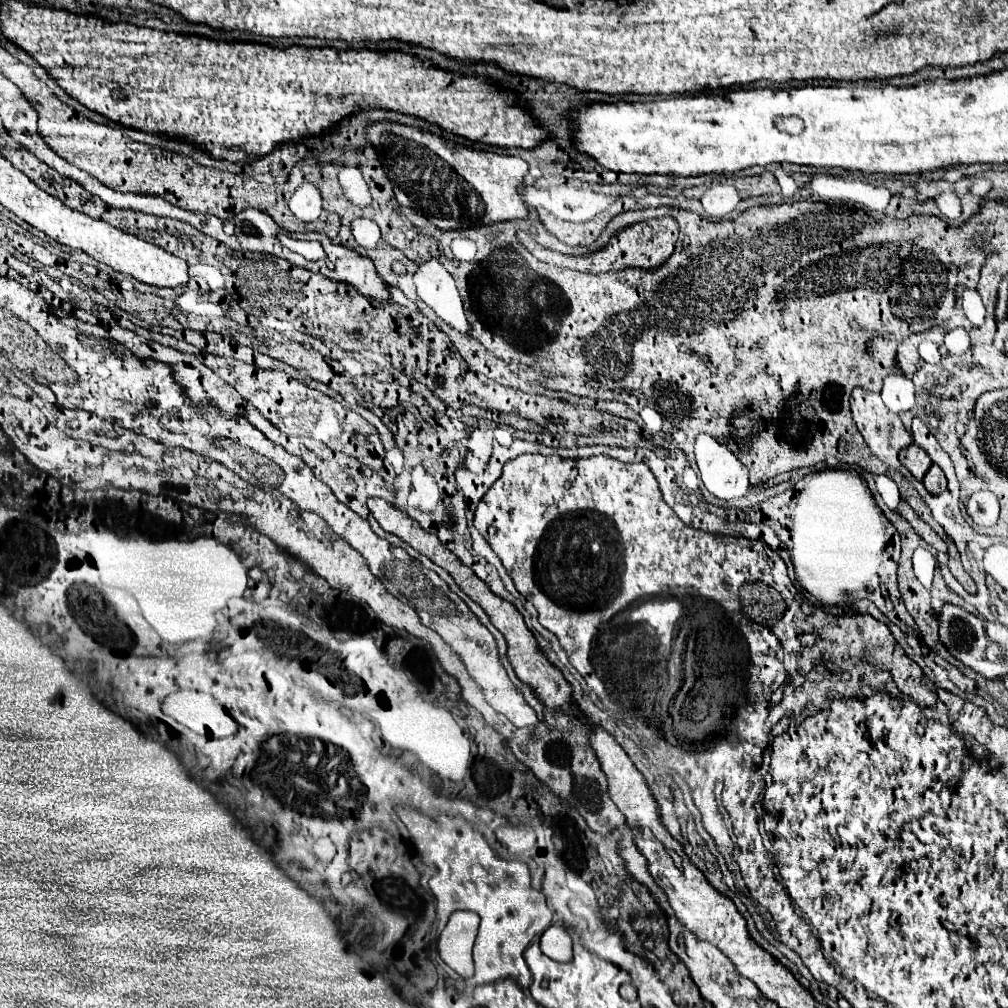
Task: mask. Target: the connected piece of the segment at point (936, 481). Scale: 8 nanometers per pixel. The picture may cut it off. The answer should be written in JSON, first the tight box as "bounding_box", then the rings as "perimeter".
{"bounding_box":[922,464,946,494],"perimeter":[[[936,464],[930,466],[930,470],[926,472],[926,476],[924,476],[922,482],[924,482],[924,486],[926,486],[928,492],[940,494],[940,492],[946,490],[946,476],[942,474],[942,470]]]}

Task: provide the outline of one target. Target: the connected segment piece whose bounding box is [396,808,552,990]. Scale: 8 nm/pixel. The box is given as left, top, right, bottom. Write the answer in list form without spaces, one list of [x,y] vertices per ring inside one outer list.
[[[398,808],[396,810],[400,820],[406,824],[408,832],[412,834],[422,862],[430,868],[434,868],[434,876],[430,878],[430,890],[438,900],[438,926],[444,926],[448,922],[448,916],[456,910],[470,910],[476,912],[480,916],[480,928],[478,928],[478,936],[474,942],[474,976],[472,978],[462,978],[458,974],[454,974],[452,978],[458,982],[464,982],[468,986],[480,986],[480,984],[490,984],[496,980],[504,980],[504,978],[512,978],[516,980],[524,990],[530,988],[532,982],[532,974],[530,968],[524,960],[524,950],[526,946],[540,936],[552,922],[552,912],[546,906],[544,894],[534,890],[530,884],[530,872],[528,866],[524,862],[506,862],[502,858],[498,858],[492,848],[486,844],[484,836],[478,834],[476,830],[470,828],[468,822],[464,822],[462,818],[452,818],[452,816],[438,816],[438,818],[428,818],[420,812],[414,812],[410,808]]]

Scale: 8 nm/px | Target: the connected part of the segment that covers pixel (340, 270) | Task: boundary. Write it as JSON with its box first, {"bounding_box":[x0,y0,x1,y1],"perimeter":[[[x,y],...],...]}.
{"bounding_box":[290,232,390,302],"perimeter":[[[302,232],[302,234],[290,234],[290,236],[294,240],[318,240],[322,244],[328,258],[318,260],[318,274],[322,274],[330,280],[336,280],[336,282],[350,284],[364,296],[370,296],[370,298],[376,298],[382,302],[390,300],[390,296],[386,292],[386,284],[374,270],[372,260],[360,256],[358,252],[354,252],[342,244],[334,244],[322,232]]]}

